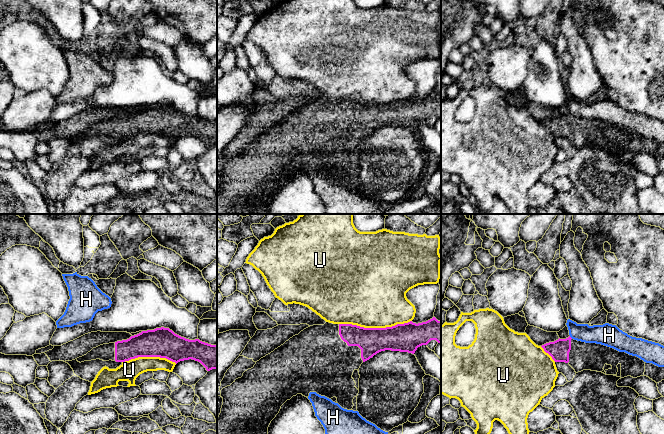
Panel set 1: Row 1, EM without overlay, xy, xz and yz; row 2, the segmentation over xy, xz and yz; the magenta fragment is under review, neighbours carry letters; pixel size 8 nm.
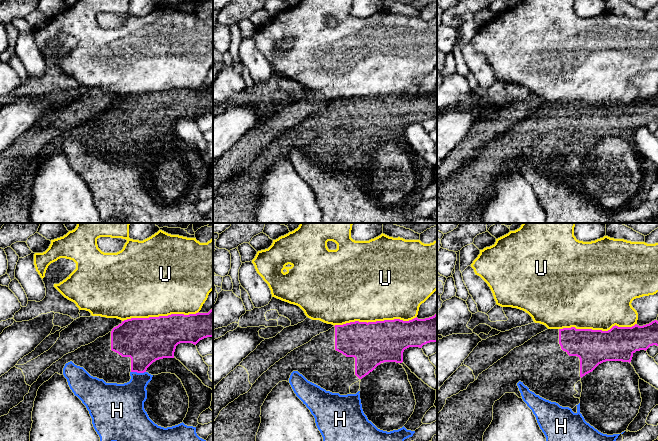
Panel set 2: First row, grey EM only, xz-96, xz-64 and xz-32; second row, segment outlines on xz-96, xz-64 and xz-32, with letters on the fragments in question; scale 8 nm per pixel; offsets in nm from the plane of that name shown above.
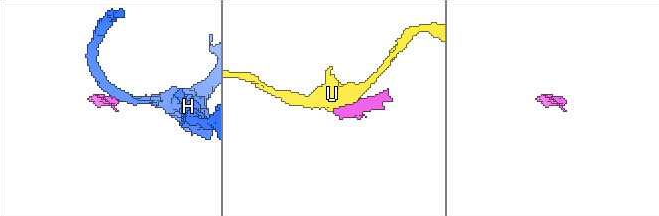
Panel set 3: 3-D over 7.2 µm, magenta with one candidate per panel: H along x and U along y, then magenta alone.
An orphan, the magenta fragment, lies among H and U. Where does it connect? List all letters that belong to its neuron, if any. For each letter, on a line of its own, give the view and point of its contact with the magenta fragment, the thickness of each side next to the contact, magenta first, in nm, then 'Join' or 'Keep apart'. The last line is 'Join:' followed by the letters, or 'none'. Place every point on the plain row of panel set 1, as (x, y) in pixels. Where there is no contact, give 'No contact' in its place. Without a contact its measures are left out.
H: Touches magenta at yz (570, 113). Thickness 160 nm (magenta) against 160 nm. Keep apart
U: Touches magenta at xz (375, 104). Thickness 220 nm (magenta) against 500 nm. Keep apart
Join: none

